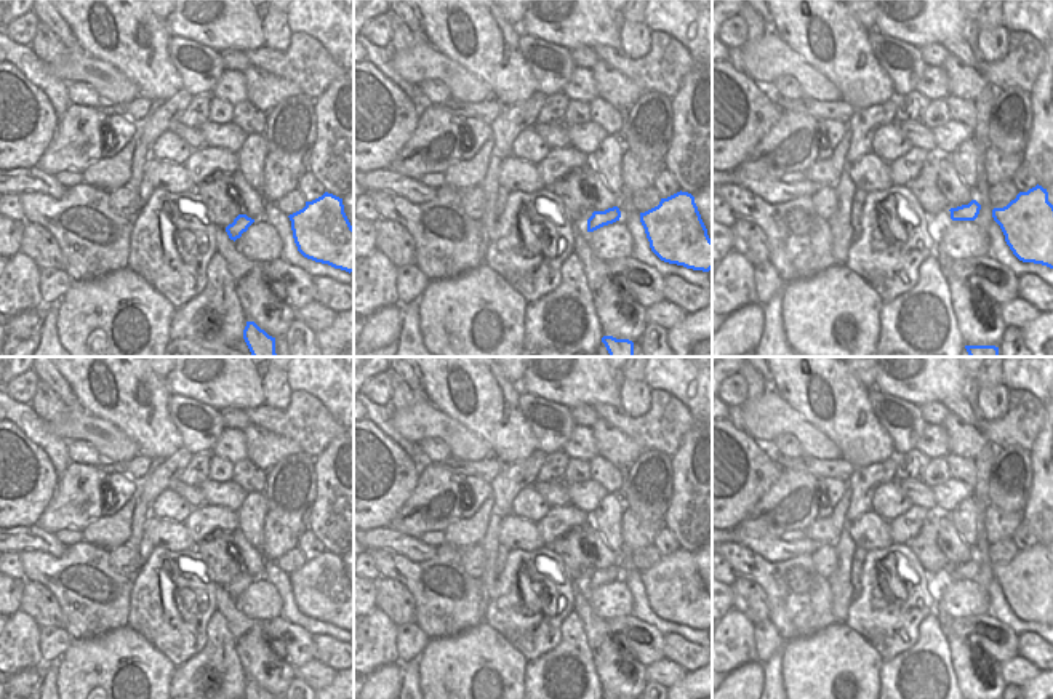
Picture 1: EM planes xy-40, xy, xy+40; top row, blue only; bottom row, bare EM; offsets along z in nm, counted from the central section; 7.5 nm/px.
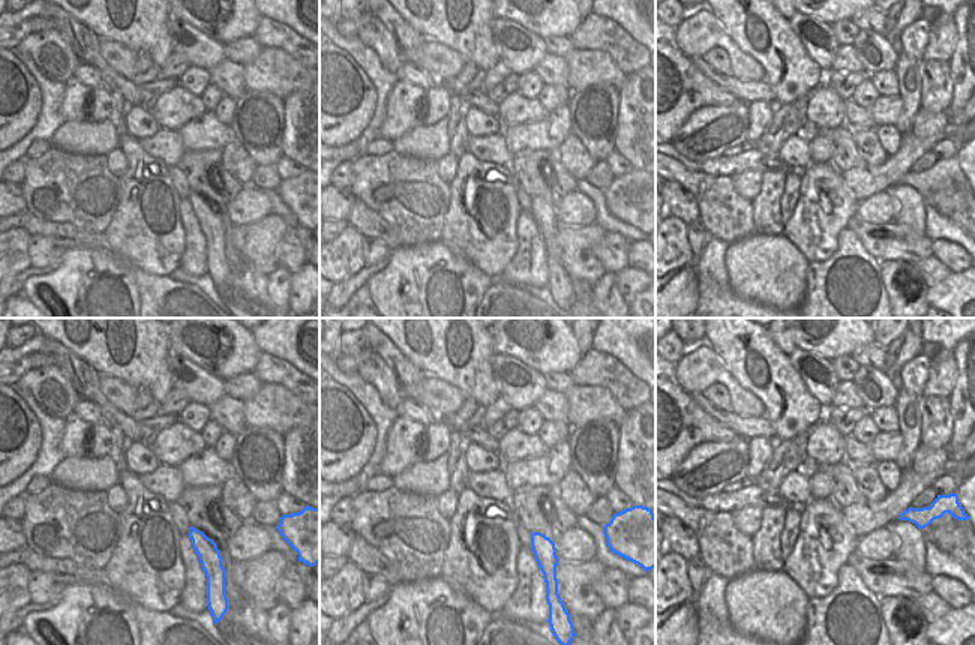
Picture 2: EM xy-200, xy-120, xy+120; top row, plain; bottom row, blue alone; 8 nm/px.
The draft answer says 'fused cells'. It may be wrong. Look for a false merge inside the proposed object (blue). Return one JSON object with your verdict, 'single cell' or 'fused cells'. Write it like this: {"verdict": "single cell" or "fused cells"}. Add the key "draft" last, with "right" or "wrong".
{"verdict": "single cell", "draft": "wrong"}

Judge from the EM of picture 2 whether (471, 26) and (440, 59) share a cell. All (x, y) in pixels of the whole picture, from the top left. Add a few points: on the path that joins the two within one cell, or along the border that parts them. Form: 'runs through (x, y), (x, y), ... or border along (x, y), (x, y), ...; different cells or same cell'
border along (426, 38), (435, 38), (453, 48), (465, 62); different cells

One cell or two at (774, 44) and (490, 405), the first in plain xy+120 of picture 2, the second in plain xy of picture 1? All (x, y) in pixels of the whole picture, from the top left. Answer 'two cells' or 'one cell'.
one cell

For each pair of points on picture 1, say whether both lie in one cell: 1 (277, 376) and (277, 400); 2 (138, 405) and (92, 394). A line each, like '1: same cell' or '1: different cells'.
1: same cell
2: same cell

